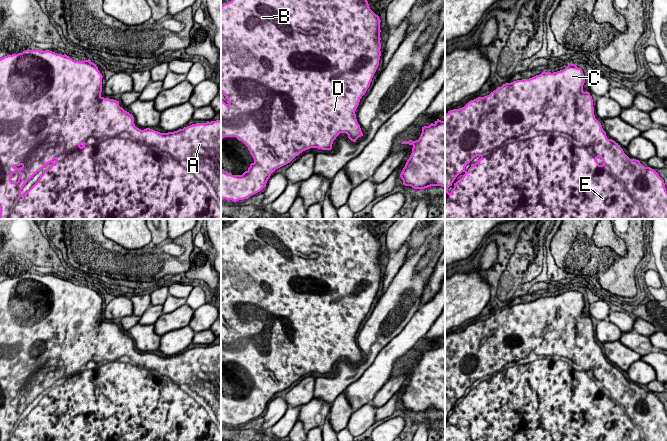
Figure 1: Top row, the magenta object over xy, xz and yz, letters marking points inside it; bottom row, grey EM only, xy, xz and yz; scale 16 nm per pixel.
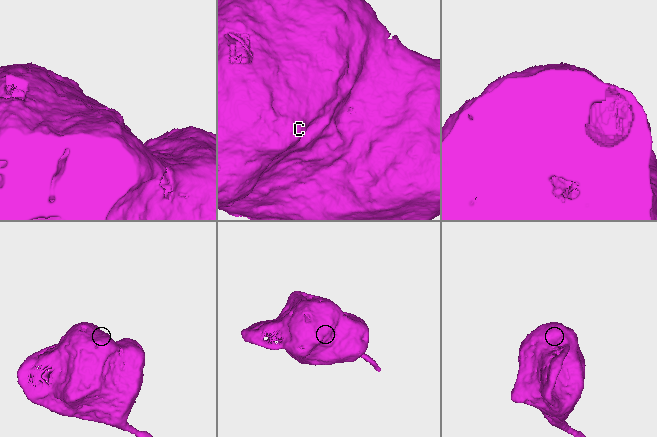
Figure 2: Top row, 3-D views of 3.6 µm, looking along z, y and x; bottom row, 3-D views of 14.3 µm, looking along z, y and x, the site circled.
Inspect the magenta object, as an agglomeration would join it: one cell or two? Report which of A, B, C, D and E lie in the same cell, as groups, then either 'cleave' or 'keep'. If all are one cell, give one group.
A B C D E; keep

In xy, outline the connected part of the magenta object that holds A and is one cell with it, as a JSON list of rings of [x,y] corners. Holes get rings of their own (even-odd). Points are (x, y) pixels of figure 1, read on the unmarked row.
[[[25,274],[22,277],[7,279],[0,282],[0,441],[221,441],[221,344],[196,347],[174,356],[160,357],[150,352],[141,354],[134,348],[134,341],[119,330],[119,325],[101,320],[102,298],[98,291],[89,284],[75,285],[66,278],[57,278],[45,274]],[[51,387],[49,393],[43,395],[38,405],[25,417],[21,418],[24,409],[37,396]],[[19,395],[17,406],[12,406],[12,398]]]

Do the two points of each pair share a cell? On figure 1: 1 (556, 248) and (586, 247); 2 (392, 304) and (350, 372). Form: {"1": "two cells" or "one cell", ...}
{"1": "one cell", "2": "one cell"}

